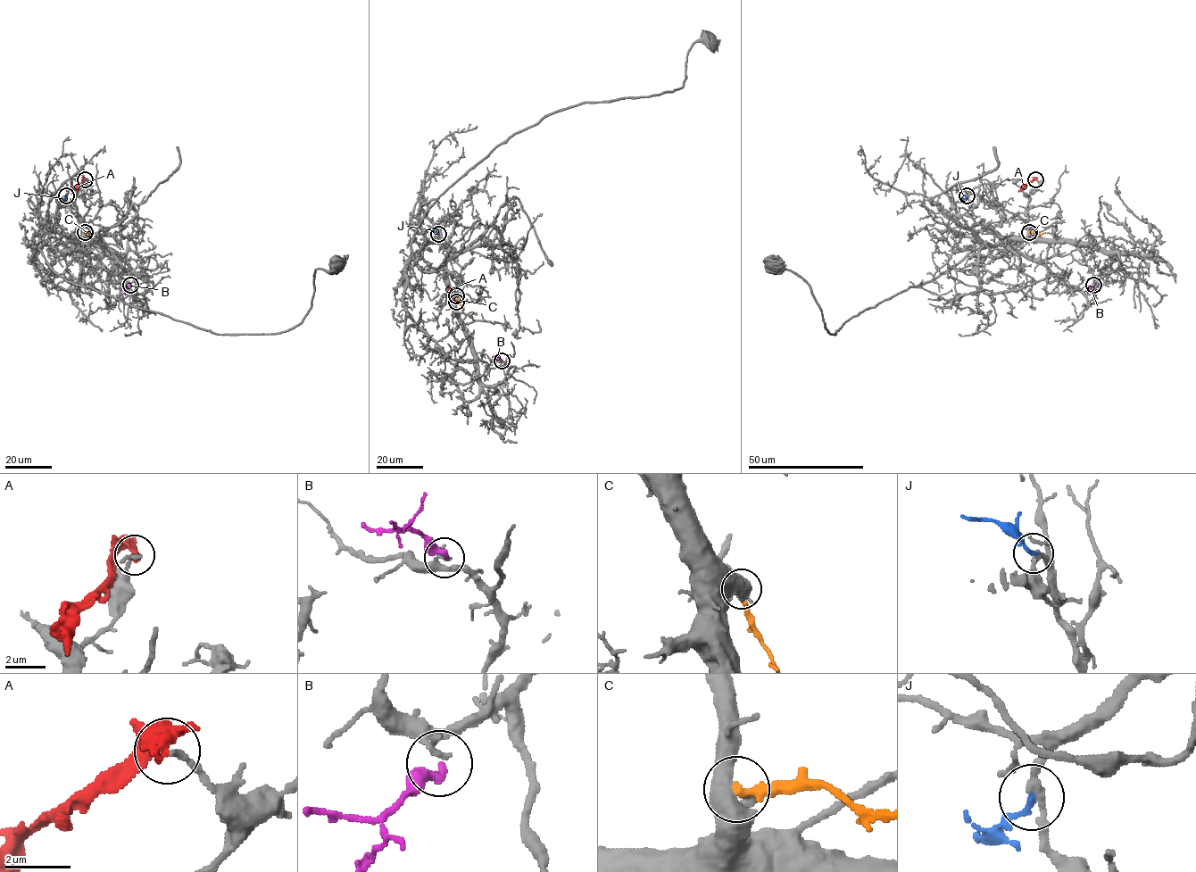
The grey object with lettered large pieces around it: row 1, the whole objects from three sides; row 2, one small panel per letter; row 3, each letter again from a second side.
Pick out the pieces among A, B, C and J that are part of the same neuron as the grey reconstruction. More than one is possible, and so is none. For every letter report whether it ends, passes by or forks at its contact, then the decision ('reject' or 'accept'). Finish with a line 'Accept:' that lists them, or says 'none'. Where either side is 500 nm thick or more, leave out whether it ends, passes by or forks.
A: it ends there; reject
B: it ends there; accept
C: reject
J: it ends there; accept
Accept: B, J

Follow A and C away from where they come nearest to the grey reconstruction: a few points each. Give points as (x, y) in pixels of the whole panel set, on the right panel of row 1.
A: (1035, 179), (1017, 191)
C: (1029, 232), (1045, 232)

